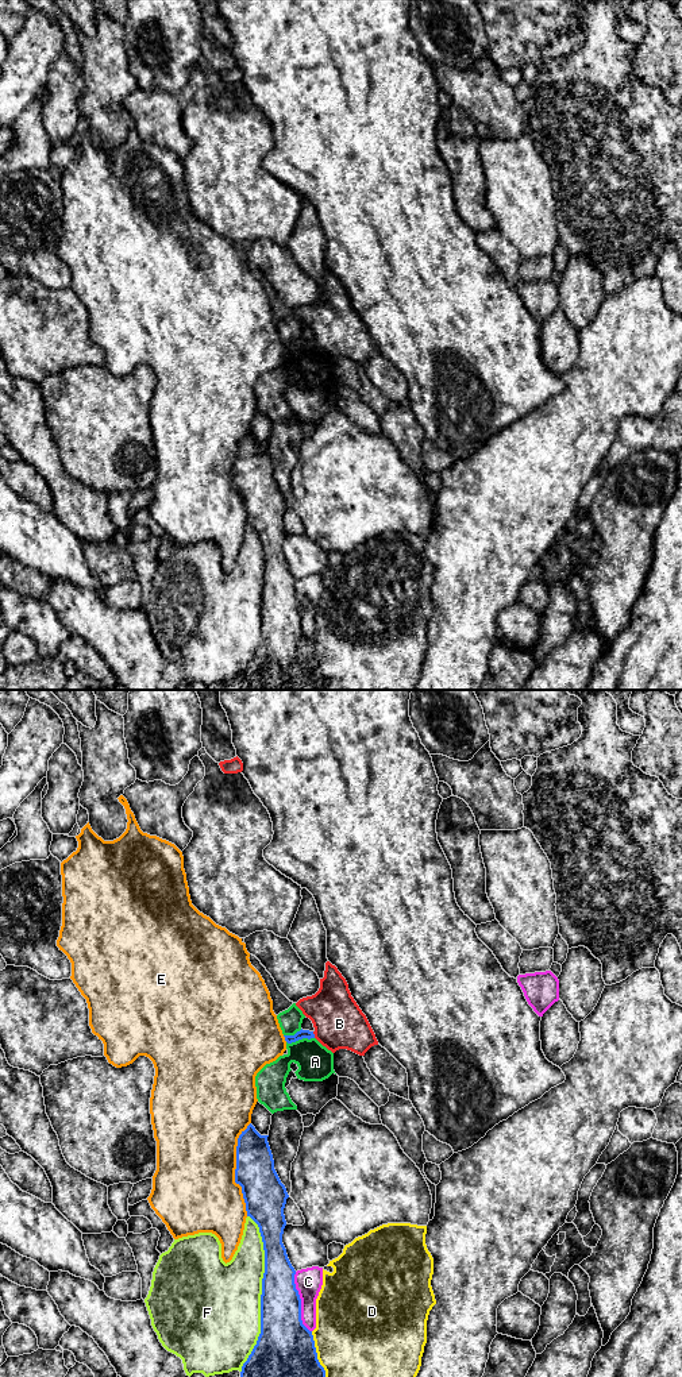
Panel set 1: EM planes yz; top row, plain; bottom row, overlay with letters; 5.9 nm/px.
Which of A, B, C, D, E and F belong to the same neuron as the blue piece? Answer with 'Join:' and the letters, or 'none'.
Join: none

